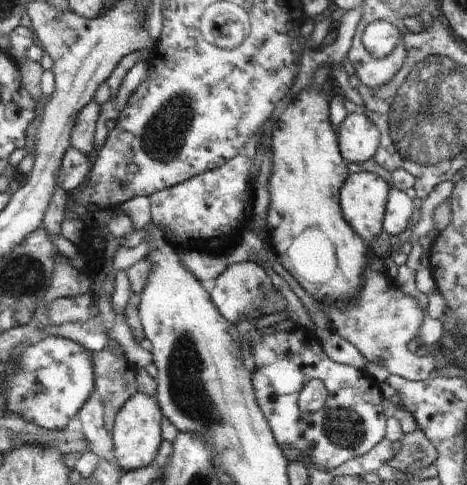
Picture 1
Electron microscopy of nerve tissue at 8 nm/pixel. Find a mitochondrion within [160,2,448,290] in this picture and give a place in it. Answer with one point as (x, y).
(395, 67)

